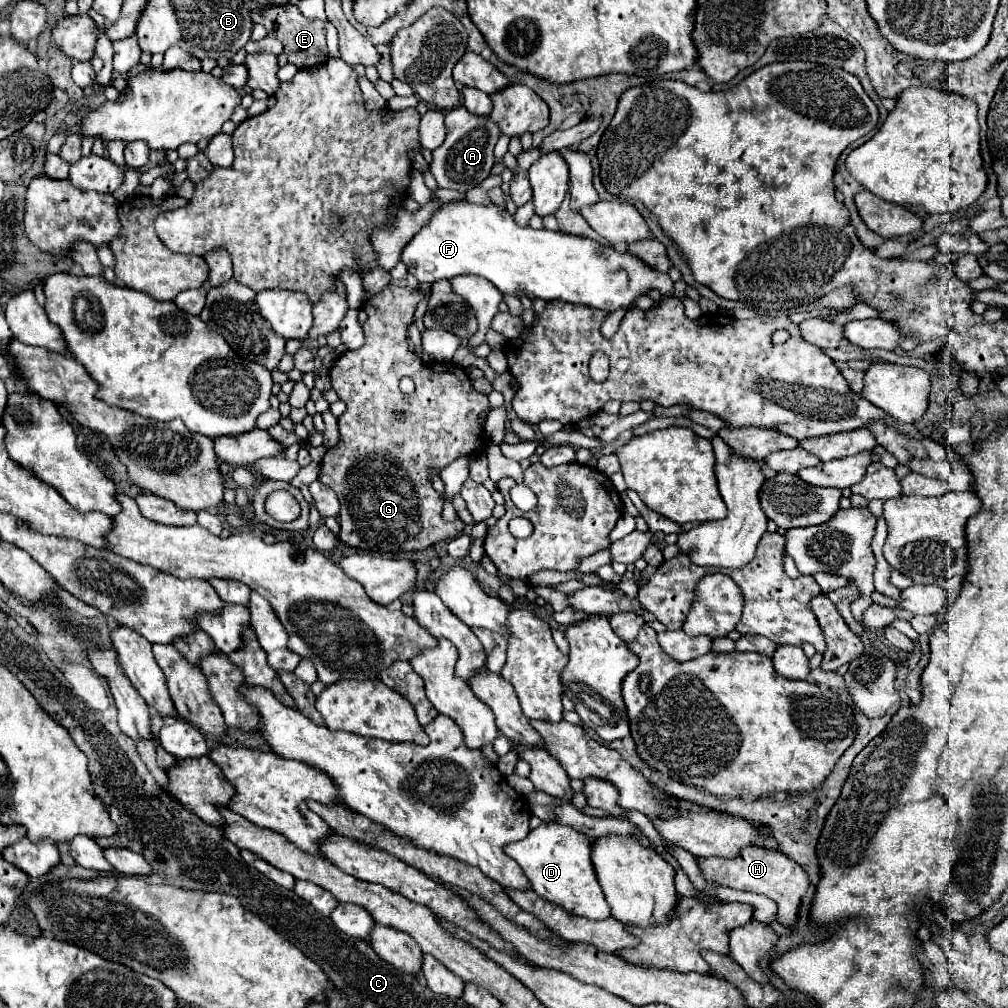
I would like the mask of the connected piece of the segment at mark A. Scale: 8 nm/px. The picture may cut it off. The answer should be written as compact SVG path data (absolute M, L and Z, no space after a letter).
M454 107L446 115L446 129L448 135L444 143L432 151L430 171L438 187L468 193L490 175L490 169L494 167L494 145L500 137L500 129L496 129L496 123L492 123L492 119L480 119L478 115L472 115L466 107Z

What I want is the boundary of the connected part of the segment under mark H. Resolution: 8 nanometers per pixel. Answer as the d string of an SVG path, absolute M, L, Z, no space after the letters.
M750 845L750 847L744 847L740 851L740 855L734 859L722 859L722 857L706 857L704 859L704 857L700 857L696 861L698 861L698 867L700 867L706 883L766 895L778 905L778 921L784 927L788 927L796 921L802 893L806 893L806 889L808 889L808 877L804 875L802 867L796 861L788 859L784 853Z

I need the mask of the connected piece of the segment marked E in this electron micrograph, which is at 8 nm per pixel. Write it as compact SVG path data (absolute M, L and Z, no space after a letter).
M292 3L286 5L272 5L272 7L260 7L254 5L252 9L252 21L262 23L268 29L268 37L276 37L284 45L284 53L288 55L288 61L296 65L298 69L308 69L324 63L328 59L326 49L326 27L318 19L308 19L300 13L300 9Z

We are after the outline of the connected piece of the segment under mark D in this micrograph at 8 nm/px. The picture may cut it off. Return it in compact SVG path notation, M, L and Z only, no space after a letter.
M542 823L540 827L532 829L528 837L516 843L504 845L504 853L510 855L524 871L530 881L530 887L540 897L548 899L564 907L572 915L580 915L586 919L608 919L610 907L604 899L602 887L598 885L594 865L590 859L590 845L592 841L562 823Z

